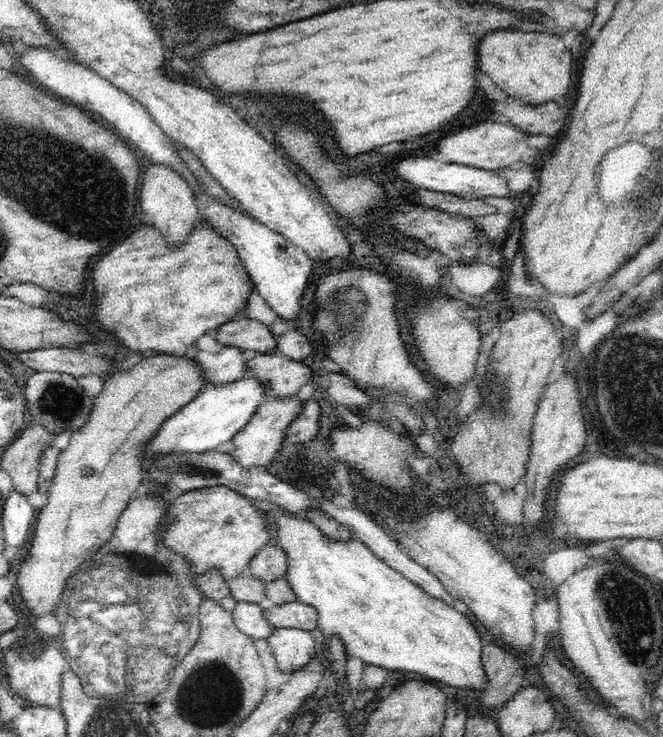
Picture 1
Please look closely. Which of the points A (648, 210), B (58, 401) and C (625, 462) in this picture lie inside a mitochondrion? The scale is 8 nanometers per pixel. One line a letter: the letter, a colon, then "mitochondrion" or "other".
A: mitochondrion
B: mitochondrion
C: other

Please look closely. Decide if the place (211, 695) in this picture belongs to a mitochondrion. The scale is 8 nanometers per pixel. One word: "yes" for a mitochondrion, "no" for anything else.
yes

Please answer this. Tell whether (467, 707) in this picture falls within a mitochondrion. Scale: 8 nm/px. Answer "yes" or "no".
no

